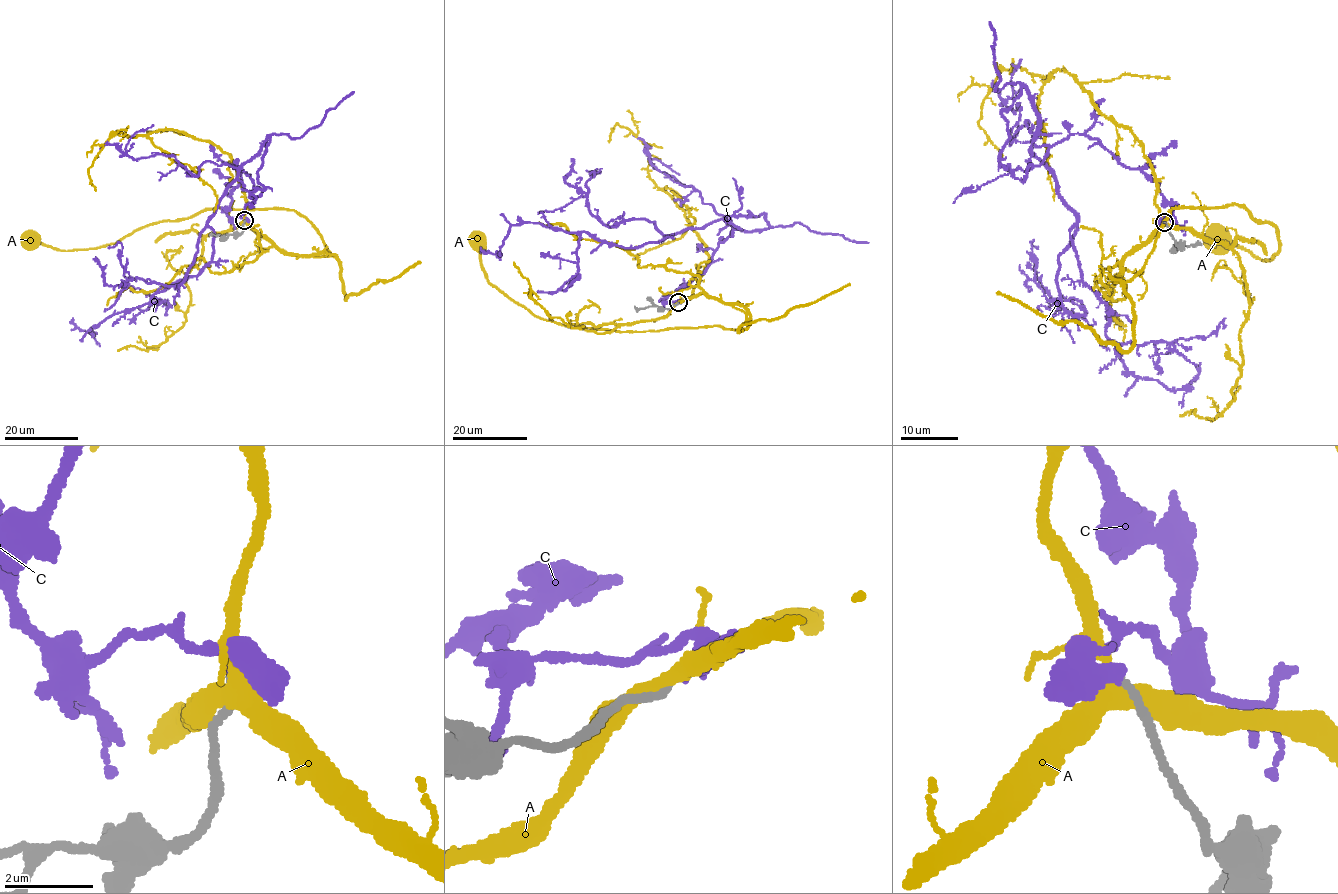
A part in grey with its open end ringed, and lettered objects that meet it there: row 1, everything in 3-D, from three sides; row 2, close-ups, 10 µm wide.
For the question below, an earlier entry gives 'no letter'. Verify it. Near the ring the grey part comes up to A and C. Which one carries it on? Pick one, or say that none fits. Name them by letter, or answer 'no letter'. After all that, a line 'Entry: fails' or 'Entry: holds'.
no letter
Entry: holds

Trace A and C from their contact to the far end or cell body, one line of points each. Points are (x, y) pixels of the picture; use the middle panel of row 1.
A: (677, 303), (706, 293), (741, 309), (745, 320), (739, 330), (559, 324), (491, 285), (476, 238)
C: (678, 303), (731, 217), (765, 214), (631, 247), (522, 222), (485, 253)

